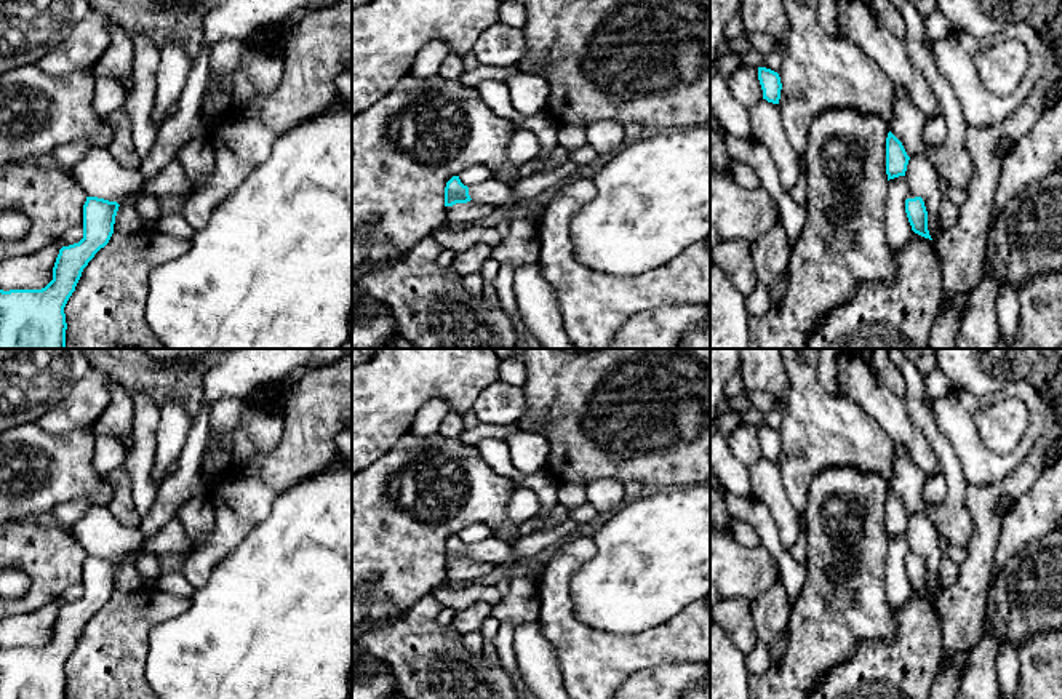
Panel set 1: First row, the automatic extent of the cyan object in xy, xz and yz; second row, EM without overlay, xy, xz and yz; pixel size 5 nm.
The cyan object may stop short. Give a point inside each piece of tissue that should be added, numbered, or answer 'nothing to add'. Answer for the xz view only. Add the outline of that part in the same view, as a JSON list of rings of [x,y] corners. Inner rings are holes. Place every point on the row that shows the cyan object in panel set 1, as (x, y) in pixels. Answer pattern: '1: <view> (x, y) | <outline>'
1: xz (495, 191) | [[[491,178],[478,186],[469,187],[469,195],[472,202],[493,206],[505,205],[512,198],[510,181],[509,178]]]

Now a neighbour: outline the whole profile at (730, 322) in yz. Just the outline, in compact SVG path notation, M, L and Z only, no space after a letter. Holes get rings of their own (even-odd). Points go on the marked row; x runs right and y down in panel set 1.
M710 261L710 349L749 349L750 328L745 296Z

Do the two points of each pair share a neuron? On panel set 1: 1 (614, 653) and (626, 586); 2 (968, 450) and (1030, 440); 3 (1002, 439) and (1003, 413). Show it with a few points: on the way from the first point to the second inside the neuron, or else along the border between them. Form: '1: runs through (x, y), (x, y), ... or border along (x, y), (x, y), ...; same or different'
1: border along (582, 621), (616, 634), (635, 634), (654, 626); different
2: runs through (984, 461), (1010, 461), (1014, 456); same
3: runs through (1002, 432), (1003, 419); same

